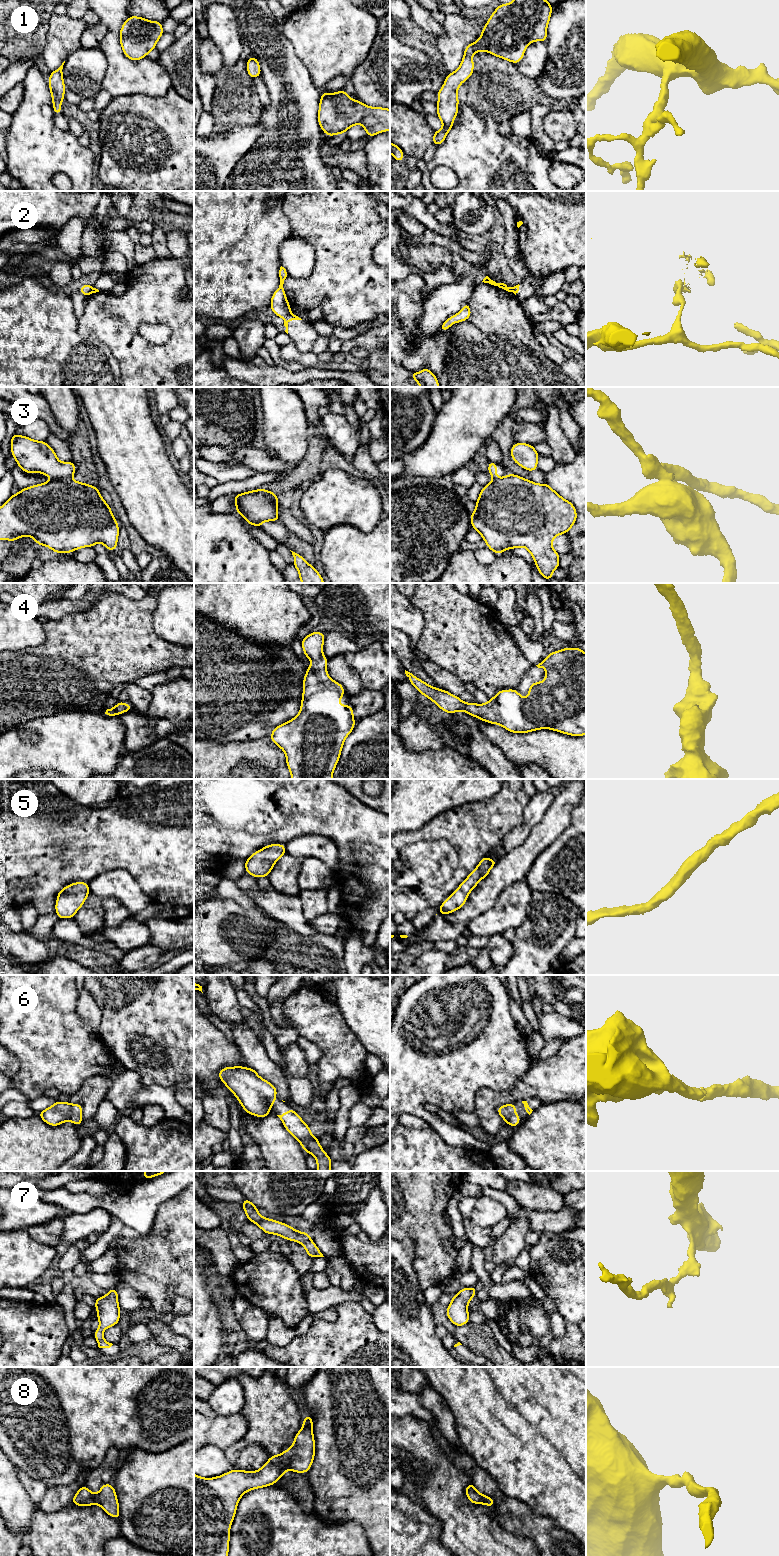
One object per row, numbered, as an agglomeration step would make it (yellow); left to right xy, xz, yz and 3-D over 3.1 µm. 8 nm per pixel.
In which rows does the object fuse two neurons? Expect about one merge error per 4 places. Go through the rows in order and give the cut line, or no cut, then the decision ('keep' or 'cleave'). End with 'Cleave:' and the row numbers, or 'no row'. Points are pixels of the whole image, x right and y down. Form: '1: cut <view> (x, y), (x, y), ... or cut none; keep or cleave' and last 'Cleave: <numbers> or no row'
1: cut none; keep
2: cut xz (290, 313), (284, 318); cleave
3: cut xy (54, 478), (69, 479); cleave
4: cut none; keep
5: cut none; keep
6: cut none; keep
7: cut none; keep
8: cut none; keep
Cleave: 2, 3

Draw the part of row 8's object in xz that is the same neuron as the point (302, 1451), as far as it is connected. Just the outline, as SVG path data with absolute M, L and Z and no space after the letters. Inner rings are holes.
M305 1415L302 1428L294 1437L294 1443L279 1455L269 1460L257 1471L233 1469L213 1478L202 1478L194 1473L194 1556L228 1556L230 1527L241 1496L249 1490L274 1485L285 1471L307 1473L315 1456L313 1420Z

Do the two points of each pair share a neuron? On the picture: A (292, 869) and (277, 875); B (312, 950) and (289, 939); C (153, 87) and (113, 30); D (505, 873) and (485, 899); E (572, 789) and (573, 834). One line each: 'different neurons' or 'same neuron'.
A: same neuron
B: same neuron
C: same neuron
D: same neuron
E: different neurons

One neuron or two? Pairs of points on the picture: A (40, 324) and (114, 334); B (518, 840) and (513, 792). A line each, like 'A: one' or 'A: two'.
A: two
B: two

